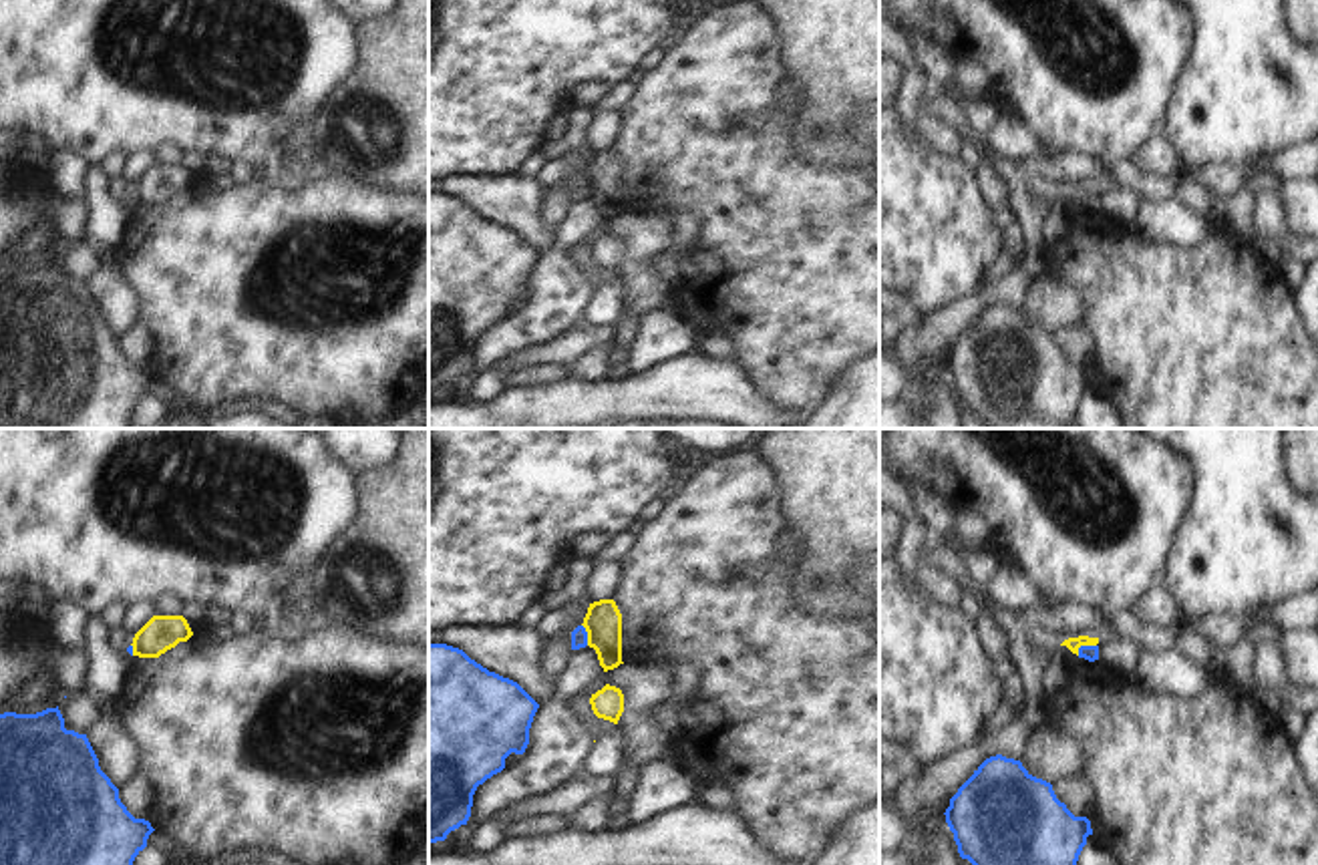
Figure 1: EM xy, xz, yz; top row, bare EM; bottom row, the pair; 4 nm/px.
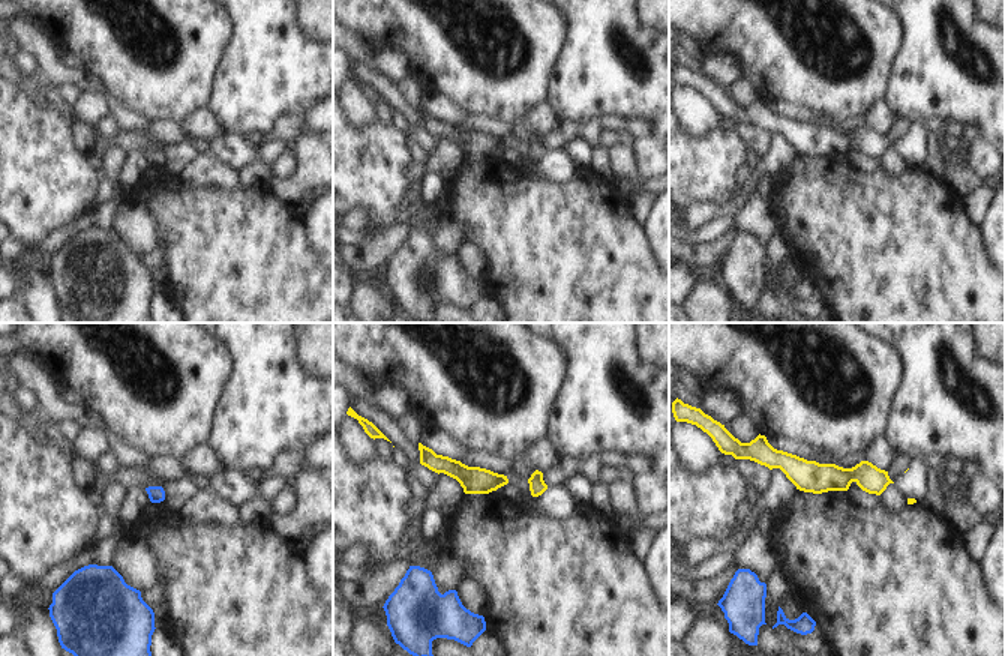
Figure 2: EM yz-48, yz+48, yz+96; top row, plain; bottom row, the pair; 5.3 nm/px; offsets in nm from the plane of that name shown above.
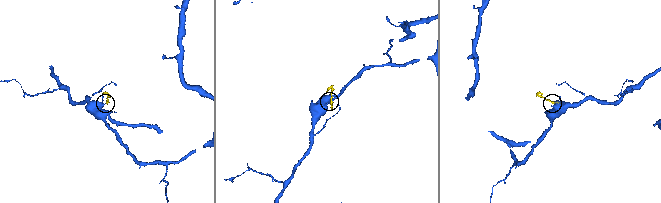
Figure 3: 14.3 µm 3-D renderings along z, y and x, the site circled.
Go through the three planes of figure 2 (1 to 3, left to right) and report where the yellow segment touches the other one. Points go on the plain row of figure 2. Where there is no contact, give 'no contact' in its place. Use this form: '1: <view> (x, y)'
1: no contact
2: no contact
3: no contact

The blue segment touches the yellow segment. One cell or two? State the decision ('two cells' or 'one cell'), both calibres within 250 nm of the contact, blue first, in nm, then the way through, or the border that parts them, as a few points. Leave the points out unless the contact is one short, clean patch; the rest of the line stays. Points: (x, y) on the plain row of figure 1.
two cells; calibres 60 and 60 nm; border yz (1095, 194), (1083, 194), (1077, 204)

